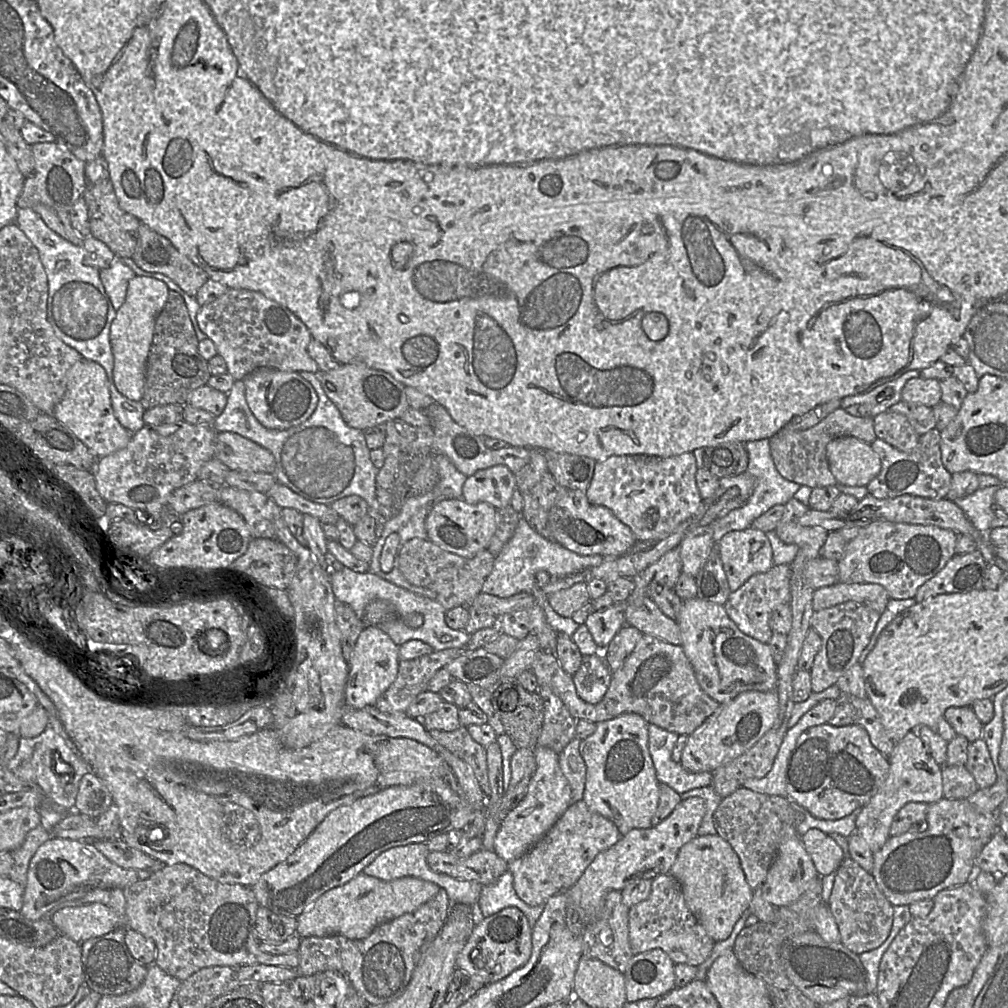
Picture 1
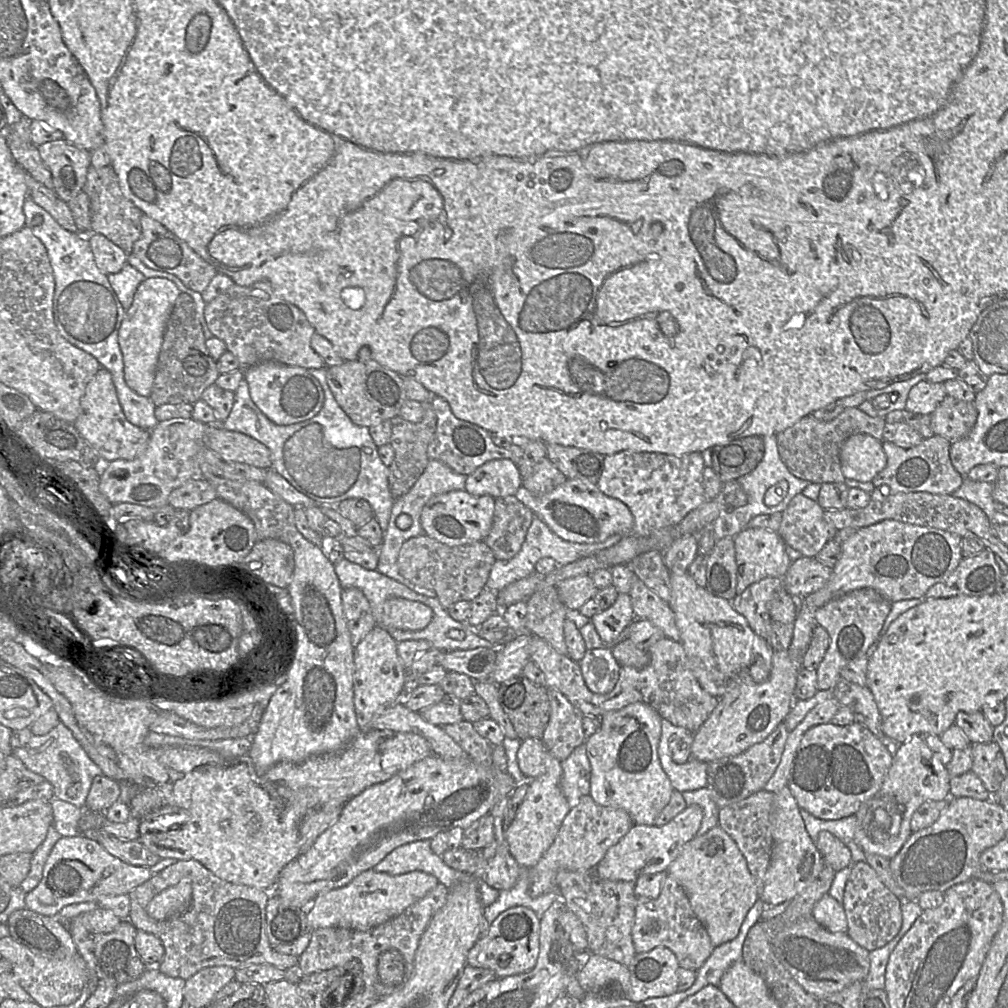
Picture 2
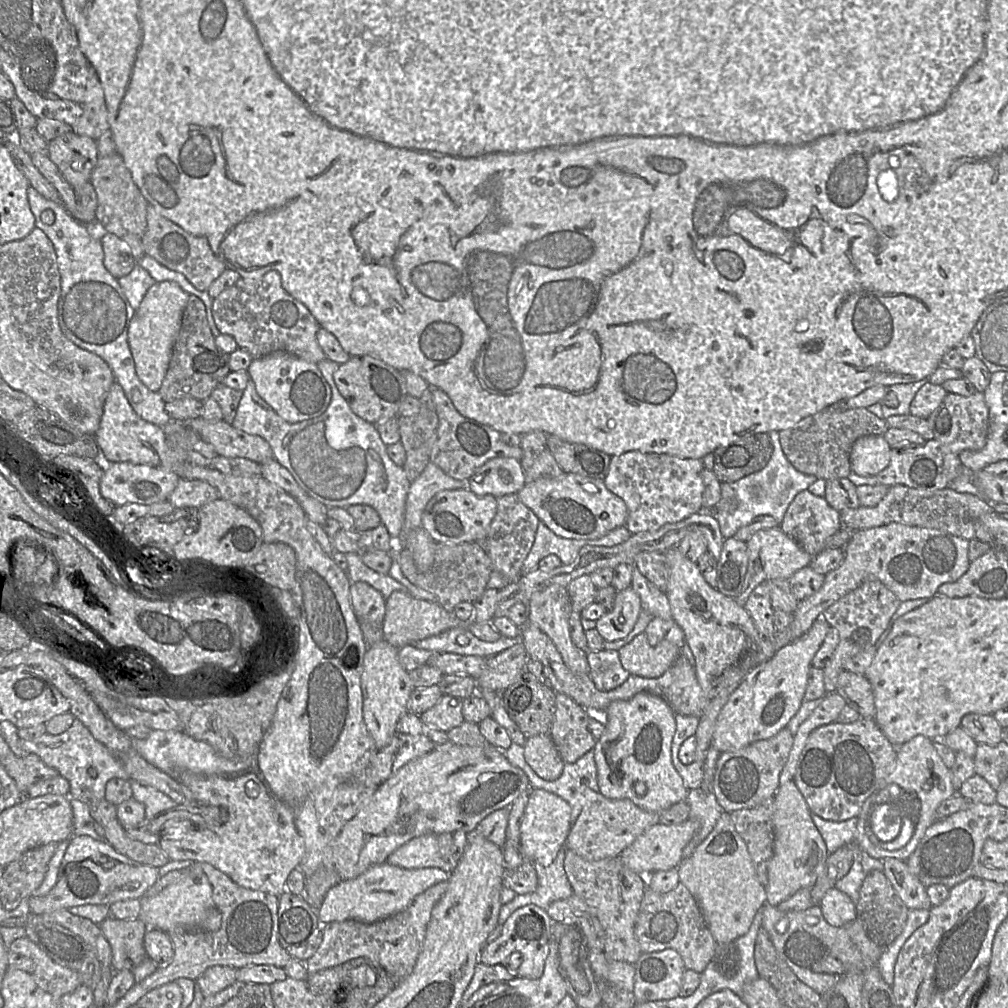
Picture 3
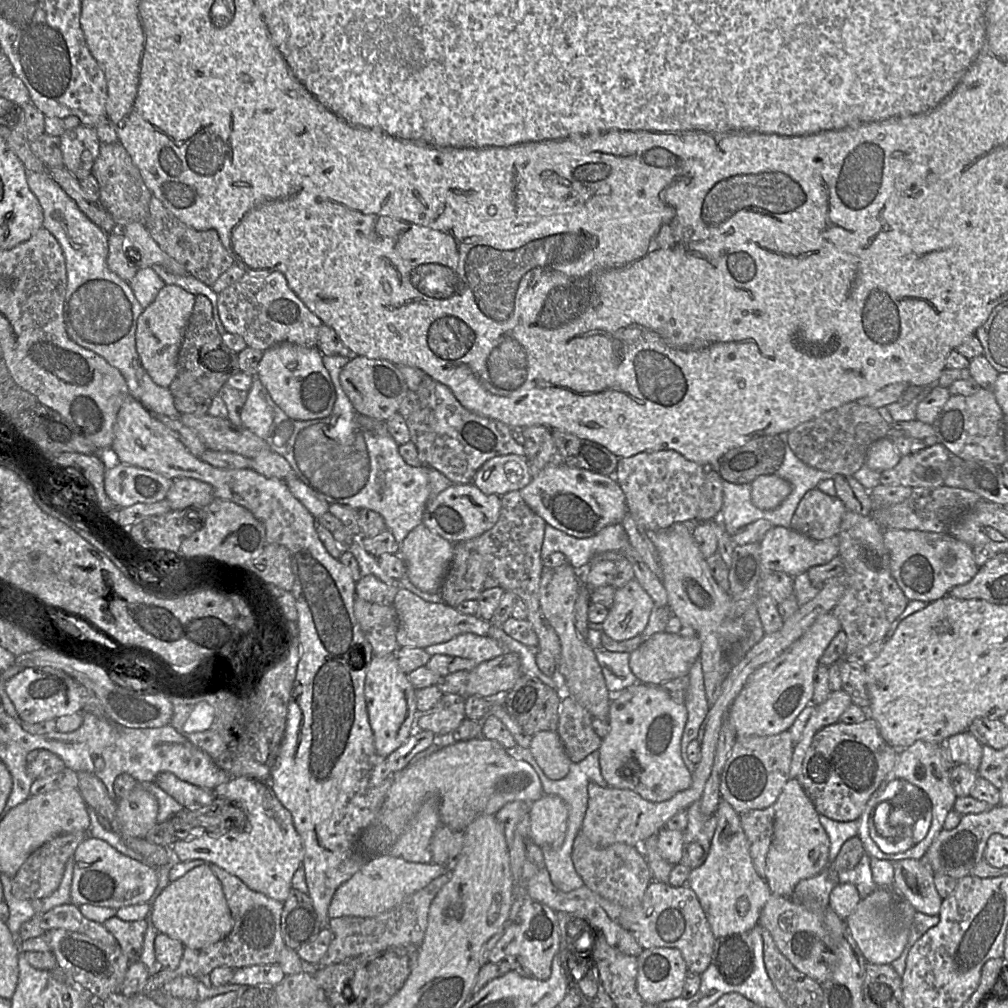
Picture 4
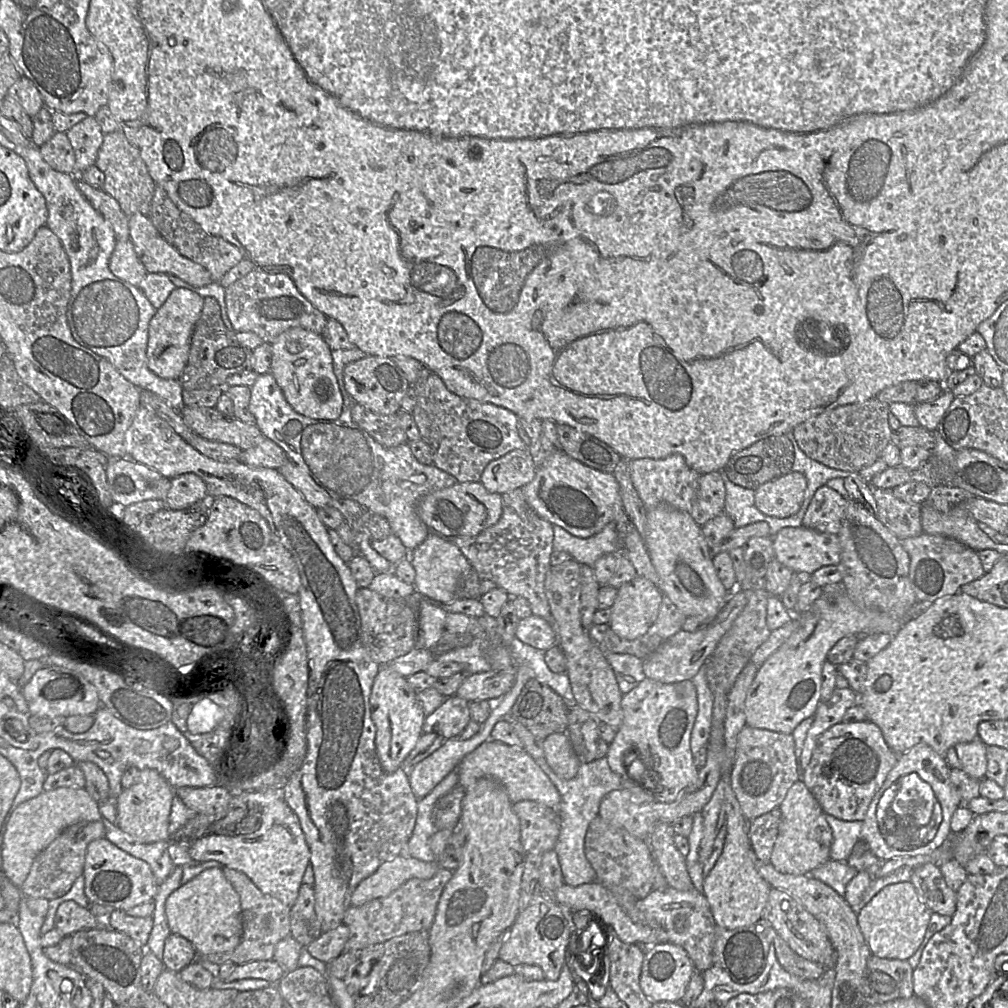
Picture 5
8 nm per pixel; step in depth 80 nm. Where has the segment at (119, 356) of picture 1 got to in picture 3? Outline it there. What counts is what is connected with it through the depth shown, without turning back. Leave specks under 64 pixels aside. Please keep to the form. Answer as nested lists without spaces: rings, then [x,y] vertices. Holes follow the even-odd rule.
[[[174,281],[156,282],[148,289],[129,324],[128,343],[136,374],[153,392],[158,392],[166,375],[189,296],[190,294]]]

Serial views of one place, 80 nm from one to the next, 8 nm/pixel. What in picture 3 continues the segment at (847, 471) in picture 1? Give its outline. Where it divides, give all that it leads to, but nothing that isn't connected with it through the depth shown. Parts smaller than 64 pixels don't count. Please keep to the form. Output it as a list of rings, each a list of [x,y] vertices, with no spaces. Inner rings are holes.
[[[883,435],[859,437],[850,452],[851,472],[868,477],[876,476],[890,463],[891,447]]]

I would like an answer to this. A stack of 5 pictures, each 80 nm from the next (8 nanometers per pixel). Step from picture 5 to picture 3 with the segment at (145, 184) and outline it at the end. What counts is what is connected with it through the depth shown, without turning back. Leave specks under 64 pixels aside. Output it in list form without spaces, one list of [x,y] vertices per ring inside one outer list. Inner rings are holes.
[[[116,151],[106,157],[98,157],[90,180],[97,195],[97,208],[95,211],[95,232],[106,231],[119,238],[128,234],[141,237],[145,232],[148,202],[134,183],[131,173],[125,166],[122,156]]]

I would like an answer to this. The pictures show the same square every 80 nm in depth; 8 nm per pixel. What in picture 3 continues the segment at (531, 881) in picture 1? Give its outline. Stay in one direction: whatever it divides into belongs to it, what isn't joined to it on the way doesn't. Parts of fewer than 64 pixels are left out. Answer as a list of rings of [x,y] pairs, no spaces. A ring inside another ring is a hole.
[[[587,788],[585,804],[571,824],[564,846],[590,861],[618,856],[645,830],[659,823],[659,816],[660,813],[645,811],[629,799],[609,799]]]

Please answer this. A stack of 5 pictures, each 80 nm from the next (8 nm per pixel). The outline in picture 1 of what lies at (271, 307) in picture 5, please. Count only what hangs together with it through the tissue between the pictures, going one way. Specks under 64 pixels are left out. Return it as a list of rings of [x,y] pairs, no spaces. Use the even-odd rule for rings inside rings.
[[[228,289],[213,302],[201,306],[196,319],[200,330],[215,344],[217,355],[225,360],[227,373],[236,381],[263,368],[318,372],[316,362],[307,352],[312,336],[306,325],[286,307],[260,292]]]

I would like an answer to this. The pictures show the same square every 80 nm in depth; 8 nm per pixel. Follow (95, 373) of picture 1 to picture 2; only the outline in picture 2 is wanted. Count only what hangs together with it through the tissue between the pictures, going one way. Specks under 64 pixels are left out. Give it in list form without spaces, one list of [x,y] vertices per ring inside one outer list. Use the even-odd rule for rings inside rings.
[[[101,367],[87,384],[81,399],[81,413],[73,423],[79,434],[94,448],[99,458],[112,462],[132,460],[147,448],[150,431],[130,423],[122,410],[110,372]]]

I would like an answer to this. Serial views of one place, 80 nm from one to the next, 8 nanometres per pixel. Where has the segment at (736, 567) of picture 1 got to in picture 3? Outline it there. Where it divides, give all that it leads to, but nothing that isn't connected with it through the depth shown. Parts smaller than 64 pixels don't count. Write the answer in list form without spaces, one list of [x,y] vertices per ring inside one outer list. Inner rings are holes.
[[[780,527],[763,529],[756,532],[747,542],[748,569],[745,589],[736,597],[739,606],[744,607],[752,591],[761,583],[772,579],[789,579],[796,571],[809,566],[814,558],[804,551]]]

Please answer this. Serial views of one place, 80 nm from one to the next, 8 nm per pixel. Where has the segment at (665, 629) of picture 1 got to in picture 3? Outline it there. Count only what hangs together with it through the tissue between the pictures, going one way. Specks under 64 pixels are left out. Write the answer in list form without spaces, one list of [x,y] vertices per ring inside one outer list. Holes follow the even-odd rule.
[[[635,562],[630,567],[632,573],[631,587],[640,597],[642,610],[654,618],[672,620],[673,616],[666,593],[644,577]]]

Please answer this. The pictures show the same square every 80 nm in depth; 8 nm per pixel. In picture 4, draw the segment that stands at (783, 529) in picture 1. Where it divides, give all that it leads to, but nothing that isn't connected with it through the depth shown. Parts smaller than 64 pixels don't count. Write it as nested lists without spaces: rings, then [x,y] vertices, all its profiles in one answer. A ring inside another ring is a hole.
[[[814,488],[800,500],[790,528],[811,539],[824,540],[838,535],[846,510],[837,496],[830,496]]]

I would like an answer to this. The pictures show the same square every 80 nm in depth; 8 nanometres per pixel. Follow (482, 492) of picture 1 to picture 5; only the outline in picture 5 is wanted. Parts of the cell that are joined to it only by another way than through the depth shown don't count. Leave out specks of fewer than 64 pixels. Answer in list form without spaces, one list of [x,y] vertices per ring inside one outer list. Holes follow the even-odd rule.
[[[513,450],[491,461],[485,467],[480,483],[489,492],[503,495],[528,485],[536,476],[536,470],[530,451]]]

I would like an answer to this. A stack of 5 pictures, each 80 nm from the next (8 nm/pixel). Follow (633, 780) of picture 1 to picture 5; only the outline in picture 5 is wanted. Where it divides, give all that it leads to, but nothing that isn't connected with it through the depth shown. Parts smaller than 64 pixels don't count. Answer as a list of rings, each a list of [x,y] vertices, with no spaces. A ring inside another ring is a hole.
[[[645,678],[623,694],[621,708],[622,723],[616,729],[616,735],[605,756],[610,770],[620,776],[623,788],[624,782],[628,780],[627,773],[629,774],[624,768],[627,756],[632,748],[640,748],[653,757],[652,783],[646,781],[644,787],[653,793],[656,802],[674,802],[680,794],[695,784],[699,773],[690,747],[691,731],[698,712],[693,682],[686,680],[666,684]]]

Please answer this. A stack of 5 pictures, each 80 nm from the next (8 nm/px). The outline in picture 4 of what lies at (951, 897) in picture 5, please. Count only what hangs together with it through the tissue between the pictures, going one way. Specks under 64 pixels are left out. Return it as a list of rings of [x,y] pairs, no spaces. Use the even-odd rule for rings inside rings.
[[[924,859],[893,862],[893,893],[907,900],[917,912],[938,915],[943,899],[934,884],[934,873]]]

